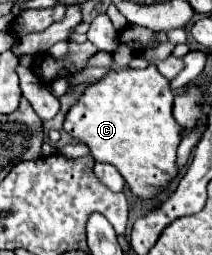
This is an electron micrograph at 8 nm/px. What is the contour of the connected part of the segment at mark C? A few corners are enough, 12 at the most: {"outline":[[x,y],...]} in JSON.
{"outline":[[155,65],[109,71],[63,129],[139,199],[179,175],[183,127]]}

